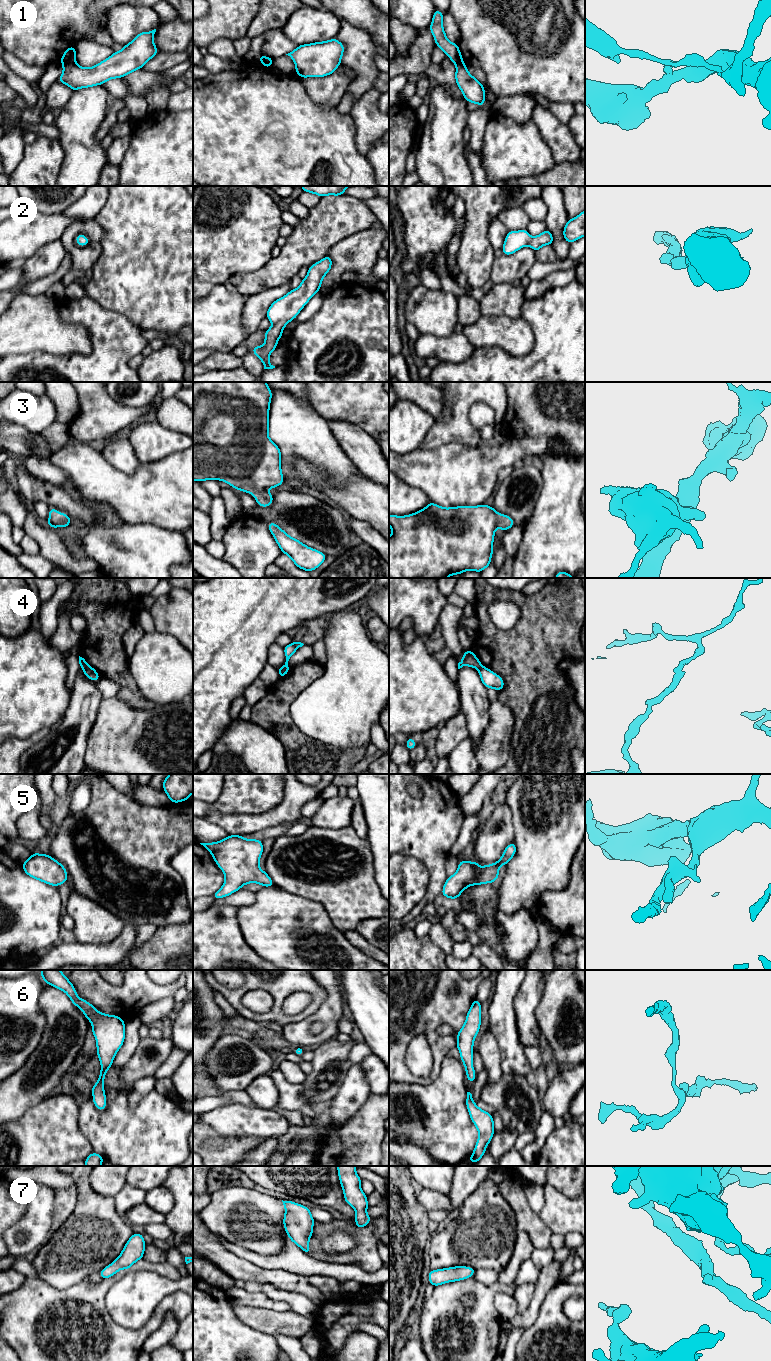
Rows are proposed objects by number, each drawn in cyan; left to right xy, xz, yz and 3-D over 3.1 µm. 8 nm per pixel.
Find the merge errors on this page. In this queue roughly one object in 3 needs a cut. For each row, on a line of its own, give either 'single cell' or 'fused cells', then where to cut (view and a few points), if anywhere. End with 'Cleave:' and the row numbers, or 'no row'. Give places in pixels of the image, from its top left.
1: fused cells; cut in xy along (74, 62), (64, 65)
2: single cell; no cut
3: single cell; no cut
4: fused cells; cut in xz along (287, 665), (279, 671)
5: single cell; no cut
6: single cell; no cut
7: single cell; no cut
Cleave: 1, 4

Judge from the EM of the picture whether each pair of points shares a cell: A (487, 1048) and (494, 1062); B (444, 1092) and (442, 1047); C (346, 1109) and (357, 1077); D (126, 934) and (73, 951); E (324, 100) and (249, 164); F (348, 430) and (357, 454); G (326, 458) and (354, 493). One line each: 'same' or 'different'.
A: same
B: different
C: same
D: same
E: different
F: same
G: different

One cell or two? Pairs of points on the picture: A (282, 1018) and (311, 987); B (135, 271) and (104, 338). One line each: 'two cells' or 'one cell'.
A: one cell
B: two cells

